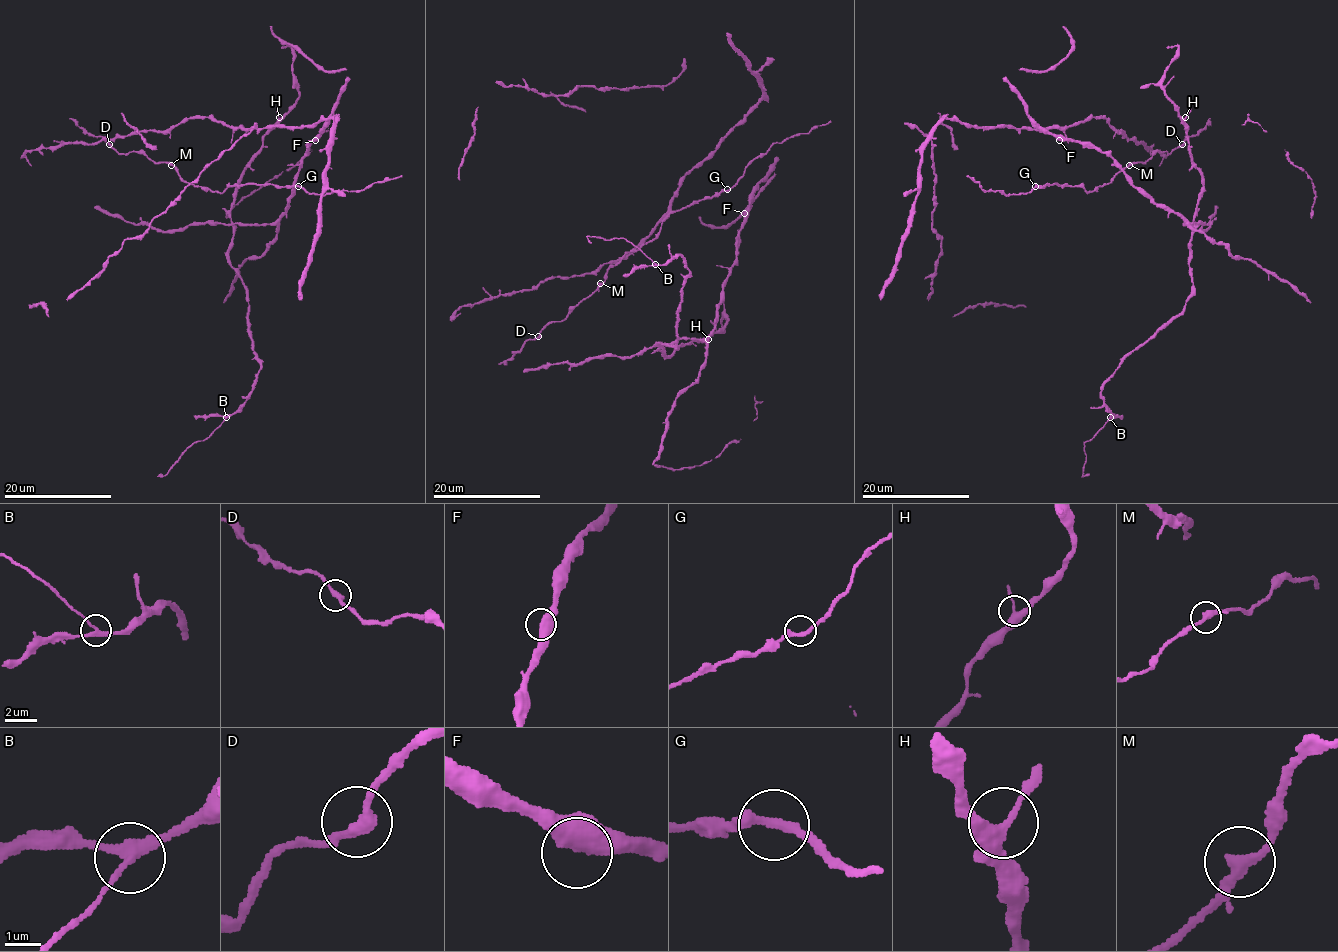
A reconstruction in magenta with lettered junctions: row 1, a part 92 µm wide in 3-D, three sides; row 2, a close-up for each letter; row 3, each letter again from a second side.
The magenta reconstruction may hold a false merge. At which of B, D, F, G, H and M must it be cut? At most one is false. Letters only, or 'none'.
B

